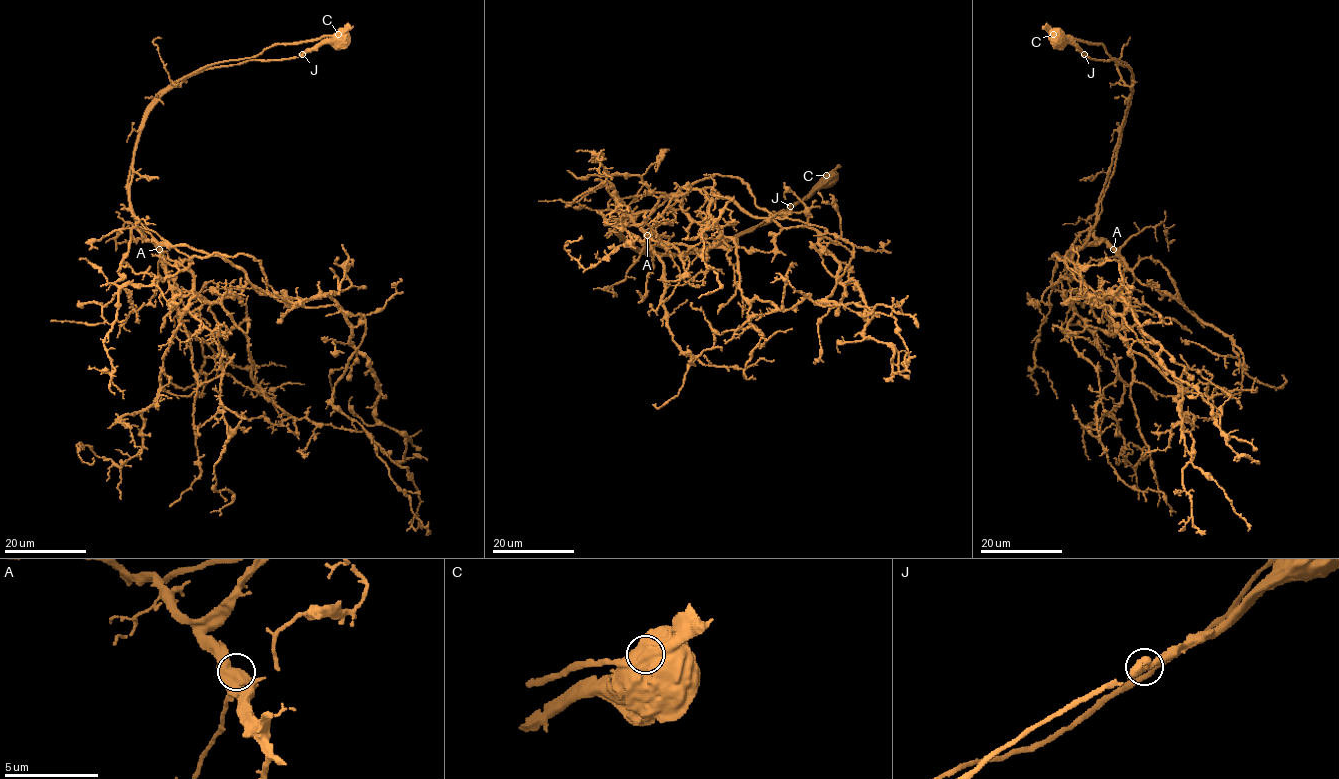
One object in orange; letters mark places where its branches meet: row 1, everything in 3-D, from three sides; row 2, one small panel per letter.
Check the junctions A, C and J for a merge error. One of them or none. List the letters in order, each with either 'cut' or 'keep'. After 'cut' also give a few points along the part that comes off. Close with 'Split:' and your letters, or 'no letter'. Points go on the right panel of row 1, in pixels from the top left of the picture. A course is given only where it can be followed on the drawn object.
A: keep
C: cut; course (1053, 34), (1101, 44), (1132, 97), (1097, 222), (1052, 257), (1181, 384), (1193, 466), (1248, 531)
J: keep
Split: C

